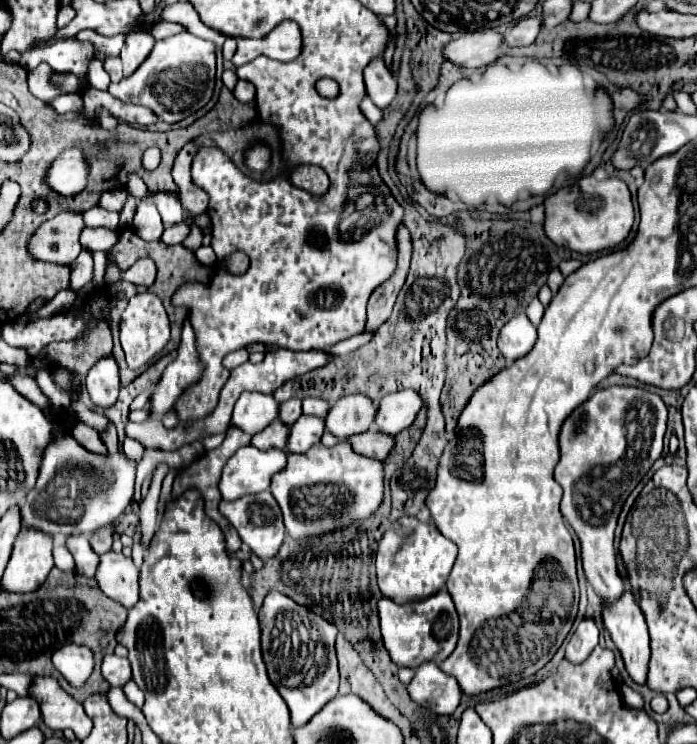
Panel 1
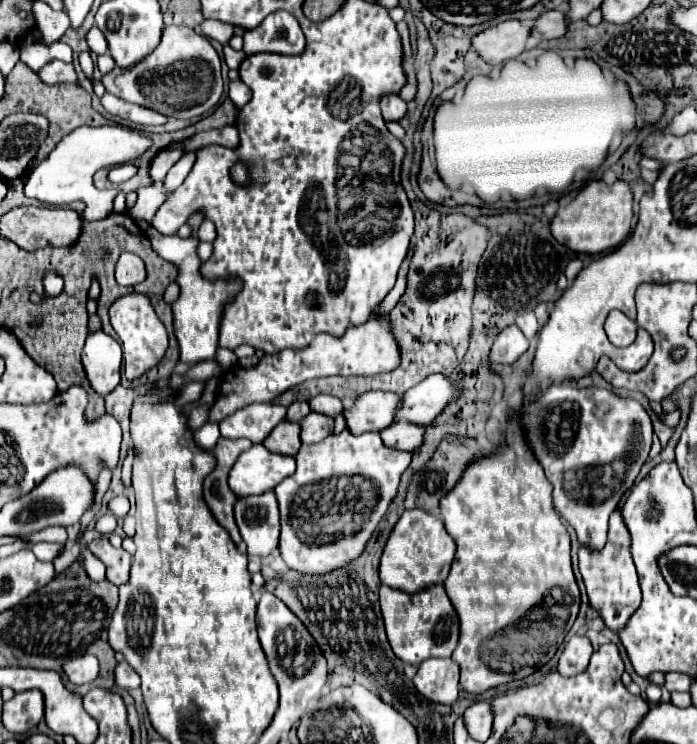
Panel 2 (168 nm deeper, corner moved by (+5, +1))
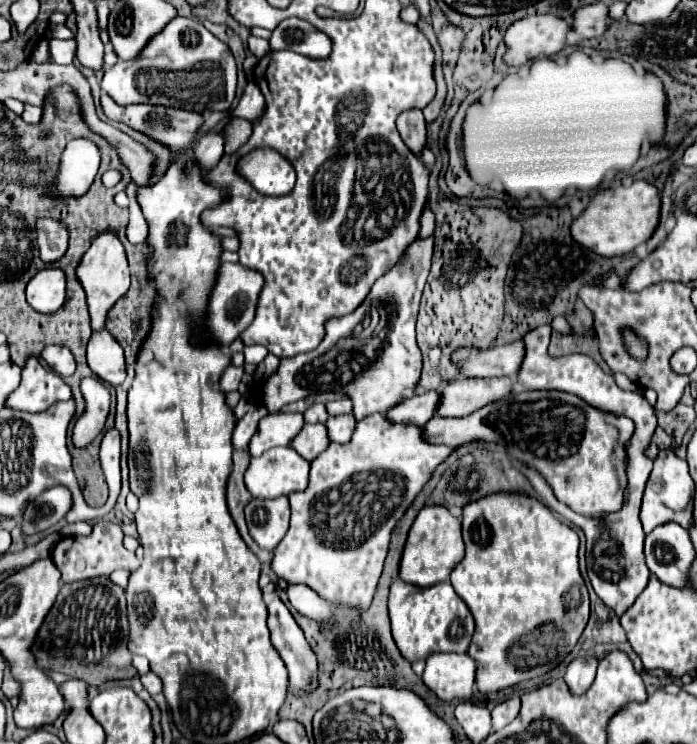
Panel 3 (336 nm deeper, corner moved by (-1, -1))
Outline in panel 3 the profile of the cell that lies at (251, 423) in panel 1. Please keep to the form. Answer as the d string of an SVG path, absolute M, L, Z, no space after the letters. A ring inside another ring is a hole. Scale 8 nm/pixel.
M268 414L266 418L260 420L260 426L256 434L250 440L250 454L260 456L270 448L276 446L288 446L292 438L302 430L304 426L304 416L302 414Z

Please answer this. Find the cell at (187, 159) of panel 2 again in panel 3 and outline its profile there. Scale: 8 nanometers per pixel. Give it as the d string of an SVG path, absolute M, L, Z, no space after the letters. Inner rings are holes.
M208 132L200 138L200 142L196 144L194 148L194 156L198 160L198 164L202 168L210 168L214 166L222 156L224 156L224 144L226 144L226 138L224 138L224 132Z

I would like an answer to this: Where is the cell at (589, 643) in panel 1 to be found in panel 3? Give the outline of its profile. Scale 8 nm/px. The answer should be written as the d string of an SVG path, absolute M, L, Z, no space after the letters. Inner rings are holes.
M574 658L568 664L564 680L572 694L584 694L590 688L596 676L596 666L598 666L596 658Z

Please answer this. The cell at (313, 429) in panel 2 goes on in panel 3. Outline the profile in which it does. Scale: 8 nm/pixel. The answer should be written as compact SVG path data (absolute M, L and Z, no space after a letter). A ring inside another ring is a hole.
M354 414L334 416L334 418L328 418L326 426L328 426L328 436L332 438L332 442L344 444L344 442L350 442L352 430L356 430L356 418Z

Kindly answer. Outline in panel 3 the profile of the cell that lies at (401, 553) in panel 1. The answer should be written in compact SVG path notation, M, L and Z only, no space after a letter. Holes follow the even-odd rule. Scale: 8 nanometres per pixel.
M424 506L410 528L400 562L400 578L416 586L432 586L448 580L450 572L462 558L464 558L464 542L460 520L452 516L444 506Z

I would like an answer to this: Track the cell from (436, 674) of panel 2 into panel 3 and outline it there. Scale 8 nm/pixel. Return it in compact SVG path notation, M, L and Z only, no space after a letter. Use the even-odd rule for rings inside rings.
M430 654L424 668L424 684L442 700L468 700L474 694L476 662L468 654Z

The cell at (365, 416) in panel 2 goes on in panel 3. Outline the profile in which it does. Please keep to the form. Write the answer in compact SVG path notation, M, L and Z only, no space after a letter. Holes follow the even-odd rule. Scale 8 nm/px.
M432 390L432 392L424 392L424 394L412 396L412 398L406 398L398 406L394 406L386 416L392 422L424 426L428 420L434 418L438 404L440 404L440 392Z

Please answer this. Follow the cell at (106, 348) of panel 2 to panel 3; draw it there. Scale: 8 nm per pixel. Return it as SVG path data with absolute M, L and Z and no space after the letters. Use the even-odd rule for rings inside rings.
M106 328L92 334L88 342L88 366L98 378L110 382L112 386L118 386L126 380L124 350Z

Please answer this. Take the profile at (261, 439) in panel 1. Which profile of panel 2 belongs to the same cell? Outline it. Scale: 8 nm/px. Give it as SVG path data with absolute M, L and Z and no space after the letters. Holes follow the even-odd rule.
M282 422L274 428L274 432L270 432L270 436L262 442L262 446L270 452L276 454L286 454L286 456L294 456L298 452L300 444L300 426L294 422Z

